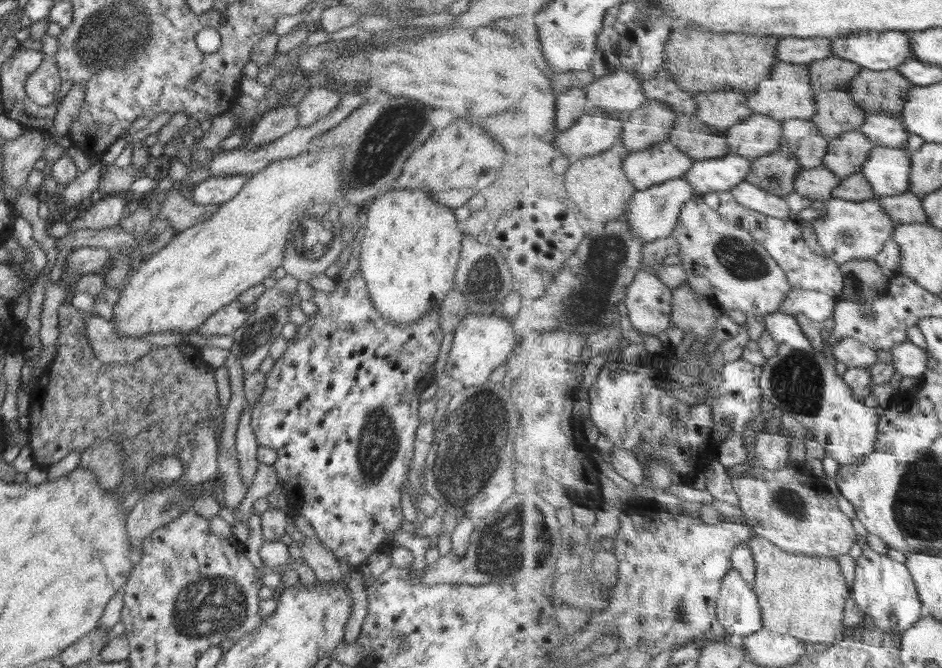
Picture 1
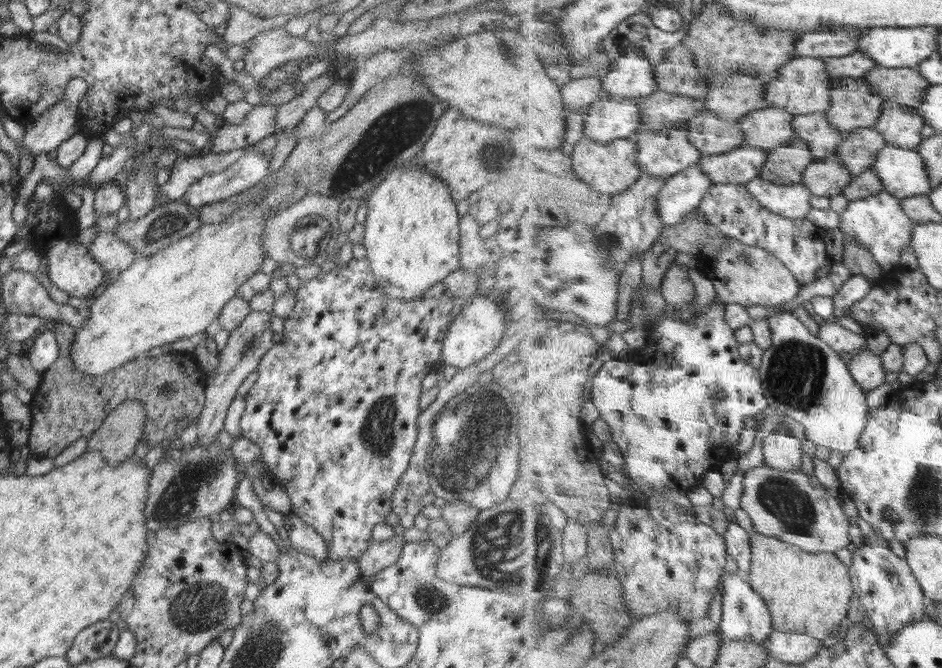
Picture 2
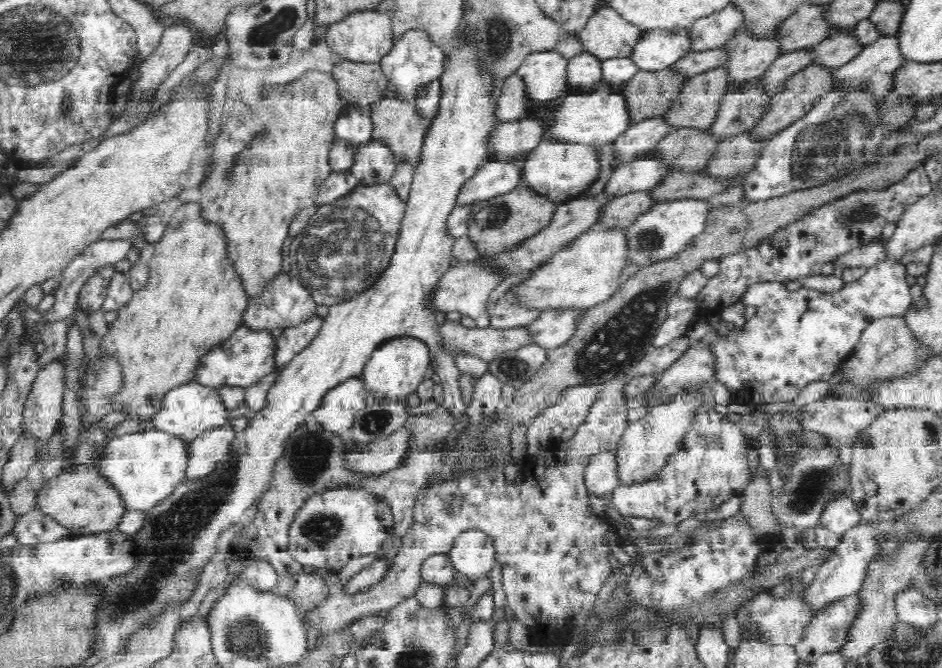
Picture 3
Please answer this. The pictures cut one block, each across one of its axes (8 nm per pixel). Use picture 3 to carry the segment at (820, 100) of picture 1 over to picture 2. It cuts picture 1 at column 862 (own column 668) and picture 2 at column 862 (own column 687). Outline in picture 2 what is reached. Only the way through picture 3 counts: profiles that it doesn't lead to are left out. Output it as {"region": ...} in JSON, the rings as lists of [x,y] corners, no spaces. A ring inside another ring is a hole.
{"region":[[[852,80],[844,88],[831,91],[833,106],[826,114],[835,128],[852,132],[862,127],[875,127],[888,104],[862,80]]]}

